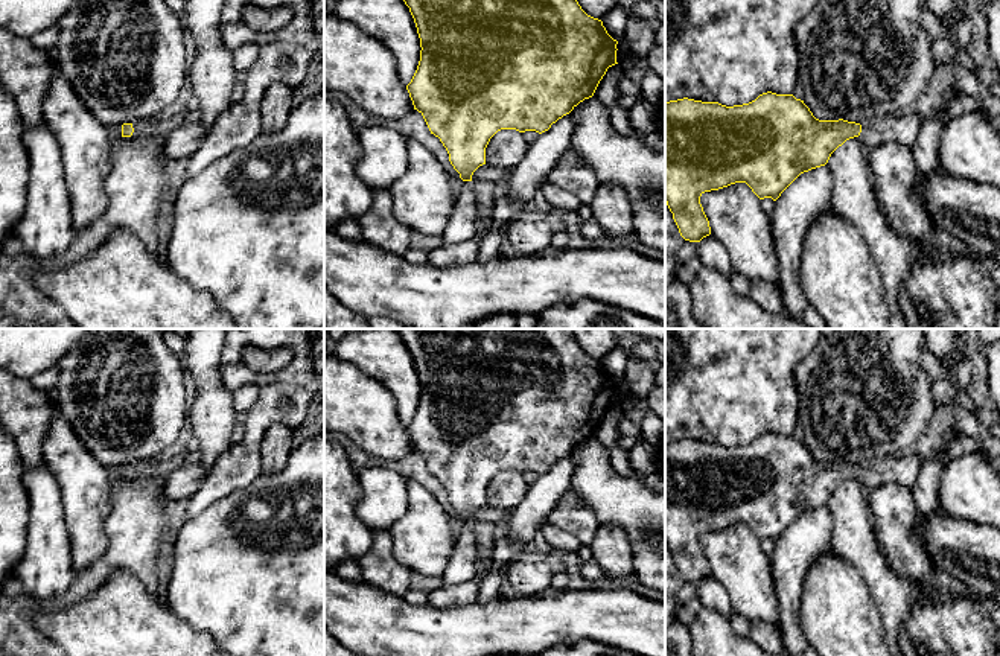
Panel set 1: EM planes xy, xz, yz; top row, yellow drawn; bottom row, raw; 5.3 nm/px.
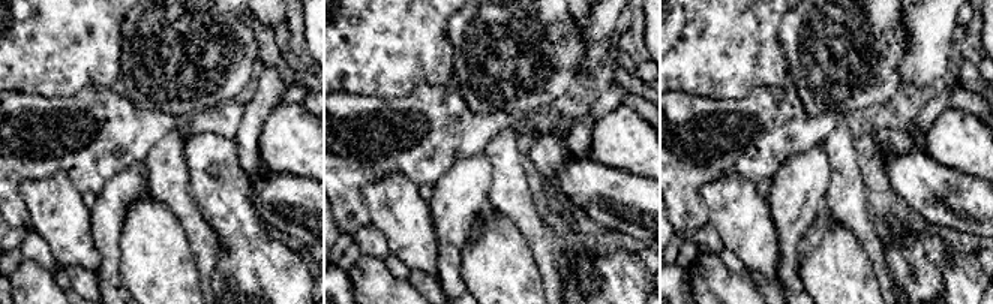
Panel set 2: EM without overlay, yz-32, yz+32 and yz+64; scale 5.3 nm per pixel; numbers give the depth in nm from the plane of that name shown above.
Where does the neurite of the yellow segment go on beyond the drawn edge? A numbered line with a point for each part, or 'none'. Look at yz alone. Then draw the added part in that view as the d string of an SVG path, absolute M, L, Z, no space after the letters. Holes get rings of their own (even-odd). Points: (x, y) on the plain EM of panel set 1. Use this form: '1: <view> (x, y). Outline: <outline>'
1: yz (904, 471). Outline: M918 455L889 457L863 464L858 479L863 486L877 487L898 482L912 489L918 479L922 460Z

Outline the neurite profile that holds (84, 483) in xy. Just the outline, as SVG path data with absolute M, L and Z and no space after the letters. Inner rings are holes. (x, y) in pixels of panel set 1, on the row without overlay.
M52 402L44 463L59 484L75 571L93 565L107 549L104 521L110 511L110 469L82 444L72 425Z

